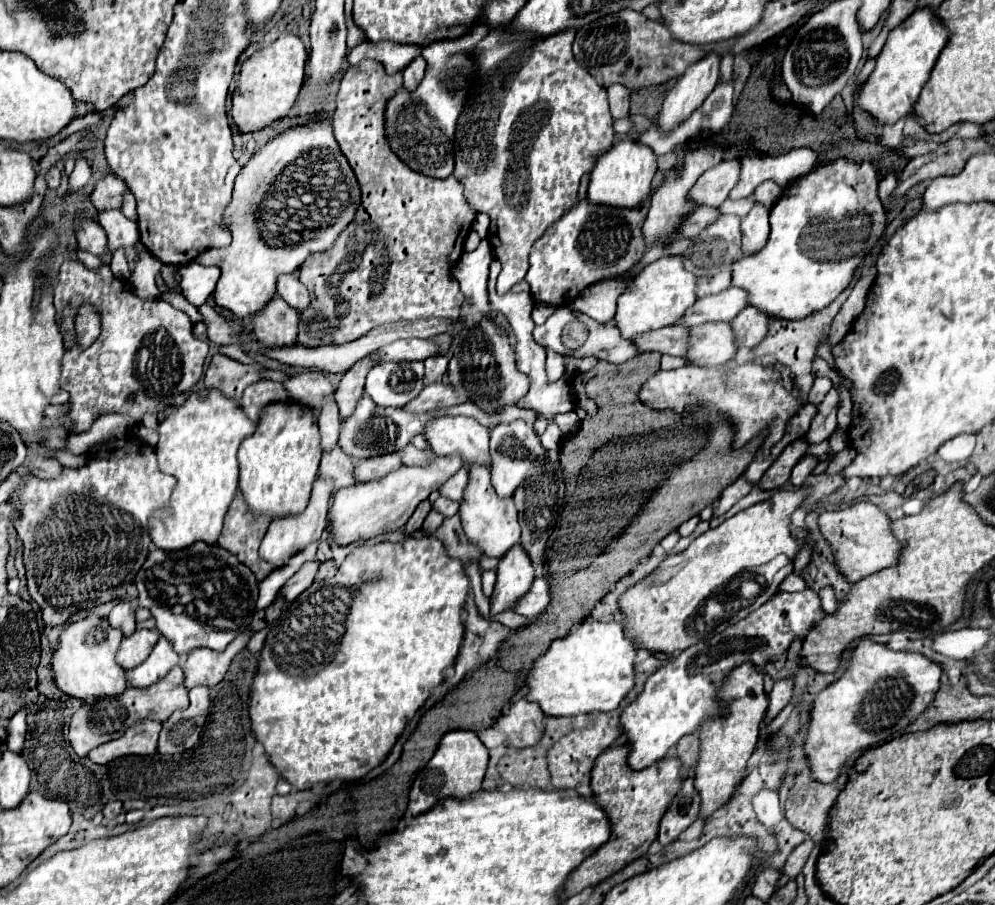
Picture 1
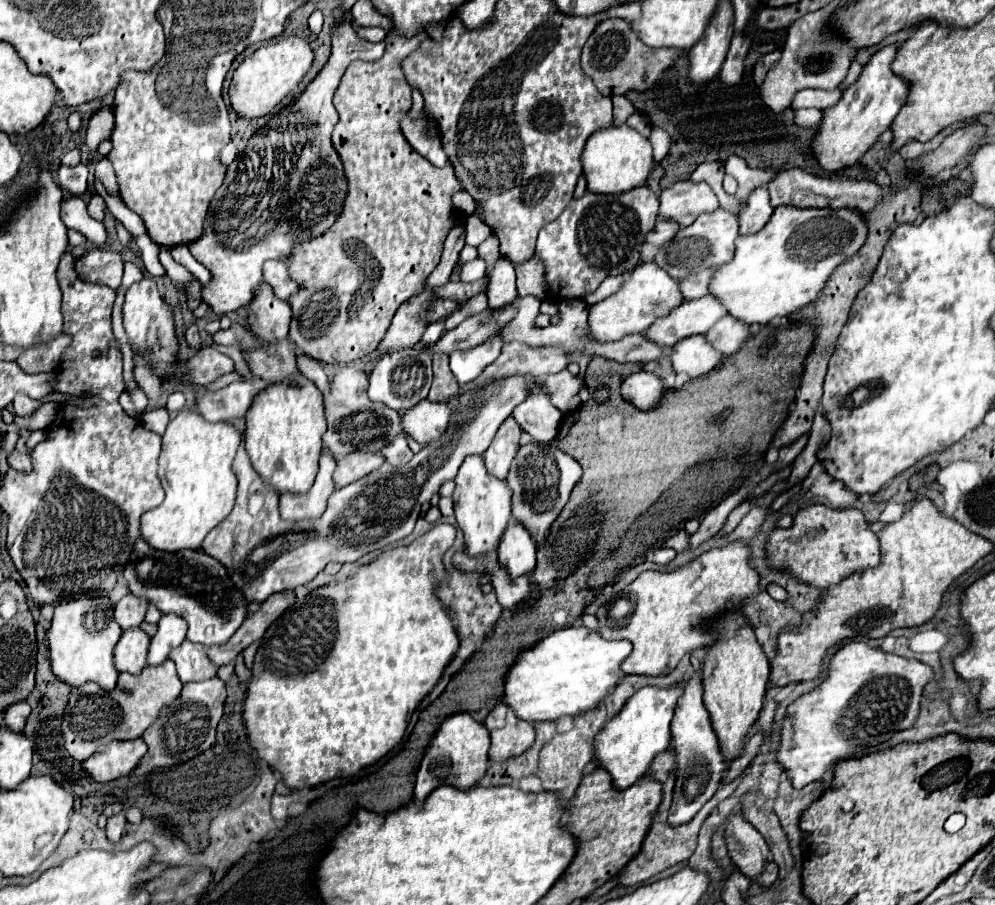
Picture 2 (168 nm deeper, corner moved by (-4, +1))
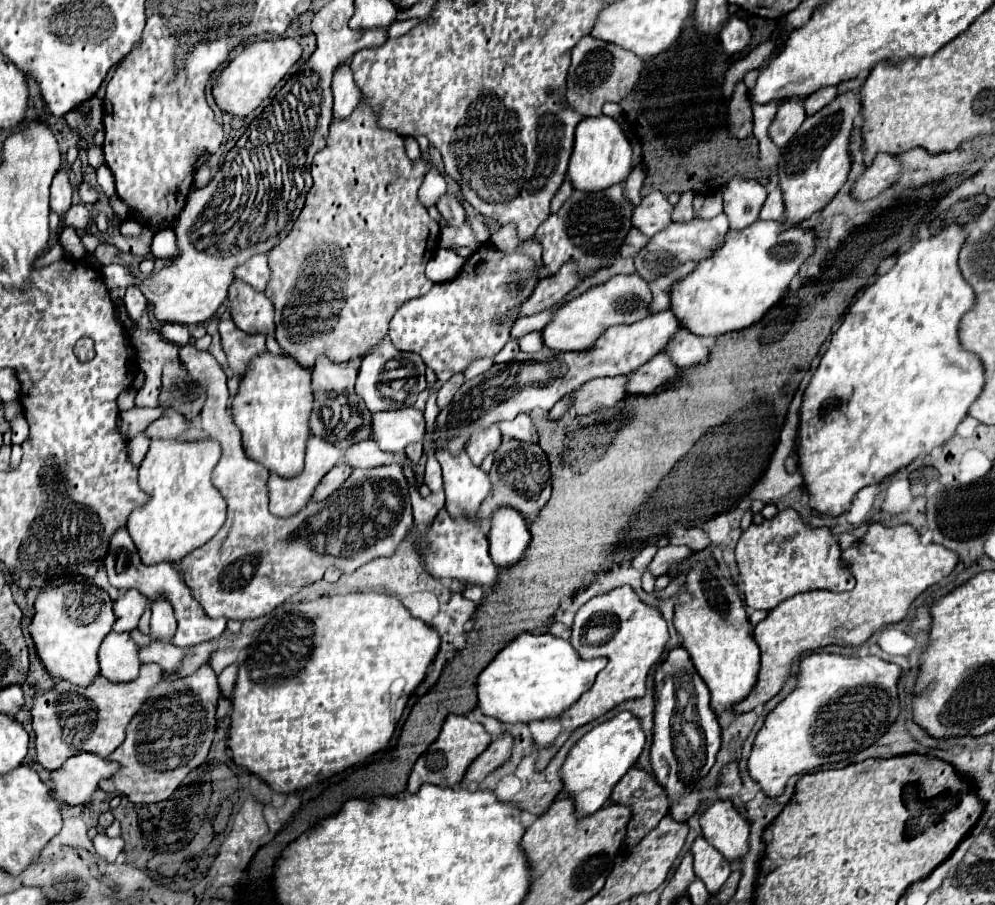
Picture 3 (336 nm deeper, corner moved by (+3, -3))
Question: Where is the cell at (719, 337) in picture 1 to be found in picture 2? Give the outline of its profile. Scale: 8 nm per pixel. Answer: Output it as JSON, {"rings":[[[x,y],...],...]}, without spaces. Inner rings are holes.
{"rings":[[[696,335],[678,341],[672,347],[670,361],[678,375],[682,373],[690,379],[696,379],[710,373],[720,363],[720,353],[716,353],[716,349],[712,349],[708,341],[704,341],[704,335]]]}

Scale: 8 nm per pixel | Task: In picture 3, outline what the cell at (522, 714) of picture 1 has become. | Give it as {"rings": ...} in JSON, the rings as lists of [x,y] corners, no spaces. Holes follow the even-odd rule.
{"rings":[[[503,733],[469,765],[469,771],[465,773],[463,781],[483,781],[491,771],[499,769],[503,763],[509,761],[511,751],[513,751],[513,735]]]}

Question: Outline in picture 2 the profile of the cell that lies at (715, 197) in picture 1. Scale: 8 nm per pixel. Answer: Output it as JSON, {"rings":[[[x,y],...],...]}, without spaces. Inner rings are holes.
{"rings":[[[678,181],[660,193],[658,217],[674,221],[682,227],[690,225],[700,213],[716,211],[718,199],[708,183]]]}

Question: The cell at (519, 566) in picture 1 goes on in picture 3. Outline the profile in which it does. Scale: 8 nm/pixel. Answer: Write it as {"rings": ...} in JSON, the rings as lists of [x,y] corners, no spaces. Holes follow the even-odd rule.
{"rings":[[[497,509],[491,515],[489,555],[501,569],[515,565],[529,547],[527,521],[515,509]]]}

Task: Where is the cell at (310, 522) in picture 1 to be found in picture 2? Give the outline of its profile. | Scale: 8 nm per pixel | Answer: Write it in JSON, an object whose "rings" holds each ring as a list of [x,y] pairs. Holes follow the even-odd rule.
{"rings":[[[324,449],[320,455],[320,469],[314,485],[306,493],[282,493],[280,517],[286,521],[320,517],[326,509],[328,497],[334,491],[334,481],[332,481],[334,469],[336,469],[336,459],[328,449]]]}

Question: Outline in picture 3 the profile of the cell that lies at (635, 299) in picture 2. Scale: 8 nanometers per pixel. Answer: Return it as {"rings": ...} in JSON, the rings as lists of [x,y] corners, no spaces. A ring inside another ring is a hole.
{"rings":[[[639,273],[615,275],[607,283],[595,285],[595,287],[587,289],[583,295],[565,303],[543,329],[543,341],[549,349],[557,349],[557,351],[589,349],[591,345],[597,343],[601,333],[605,333],[605,329],[609,329],[611,325],[635,323],[635,321],[649,317],[651,299],[653,299],[653,295],[651,295],[649,283]]]}

